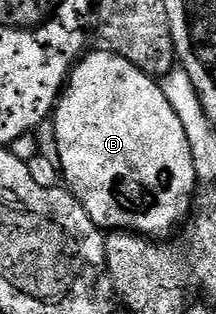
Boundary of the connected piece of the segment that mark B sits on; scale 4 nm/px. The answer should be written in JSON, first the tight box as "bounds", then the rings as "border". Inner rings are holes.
{"bounds":[52,50,199,238],"border":[[[89,50],[82,55],[81,59],[74,64],[73,71],[69,73],[68,81],[63,89],[64,95],[58,99],[52,121],[57,131],[60,175],[67,185],[68,191],[72,192],[77,201],[85,207],[87,214],[97,223],[98,228],[102,230],[124,230],[140,234],[146,238],[161,238],[164,237],[161,236],[164,232],[169,232],[172,228],[179,227],[178,229],[180,229],[190,219],[195,208],[199,181],[195,170],[195,162],[191,158],[191,146],[187,142],[183,122],[179,122],[179,114],[175,114],[175,110],[171,110],[171,102],[167,102],[162,85],[148,72],[139,70],[131,62],[124,60],[122,56],[118,56],[109,50],[104,51],[92,52],[92,50]]]}

